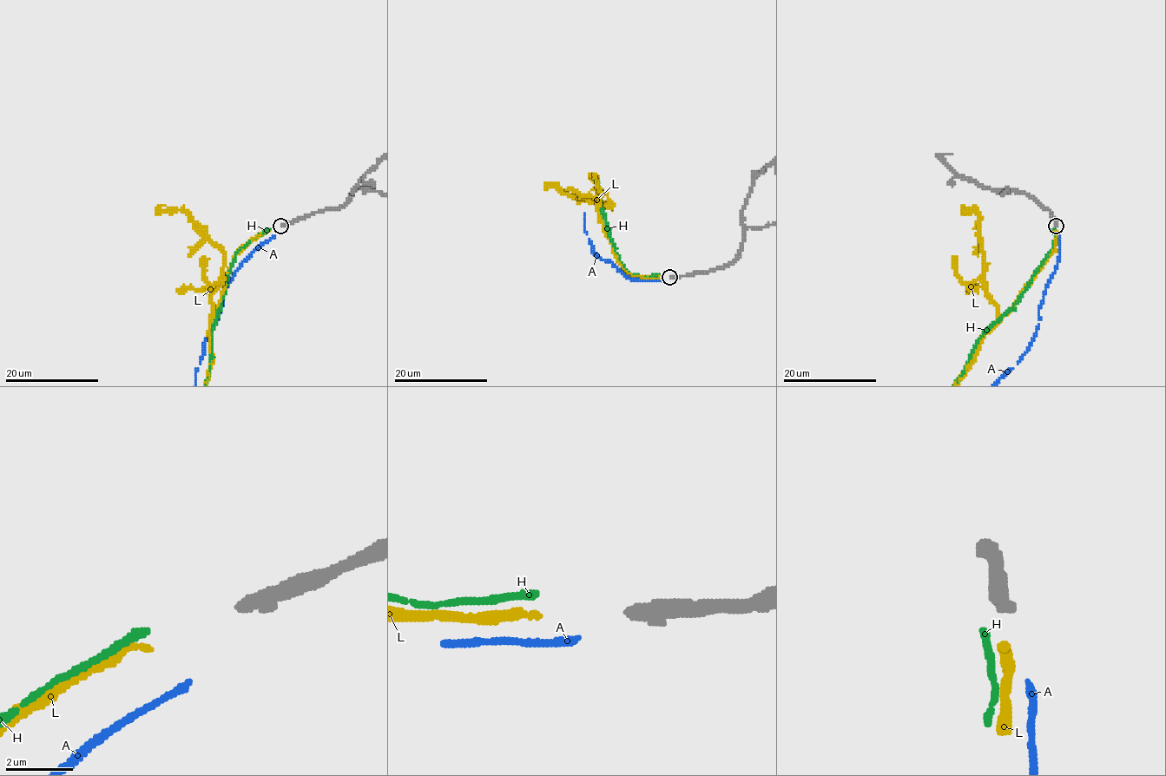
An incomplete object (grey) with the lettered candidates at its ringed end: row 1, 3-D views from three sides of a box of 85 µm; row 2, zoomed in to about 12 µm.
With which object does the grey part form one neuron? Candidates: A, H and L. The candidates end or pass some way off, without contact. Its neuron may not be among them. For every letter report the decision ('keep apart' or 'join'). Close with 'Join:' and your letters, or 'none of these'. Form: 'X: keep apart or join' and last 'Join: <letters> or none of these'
A: keep apart
H: keep apart
L: join
Join: L

